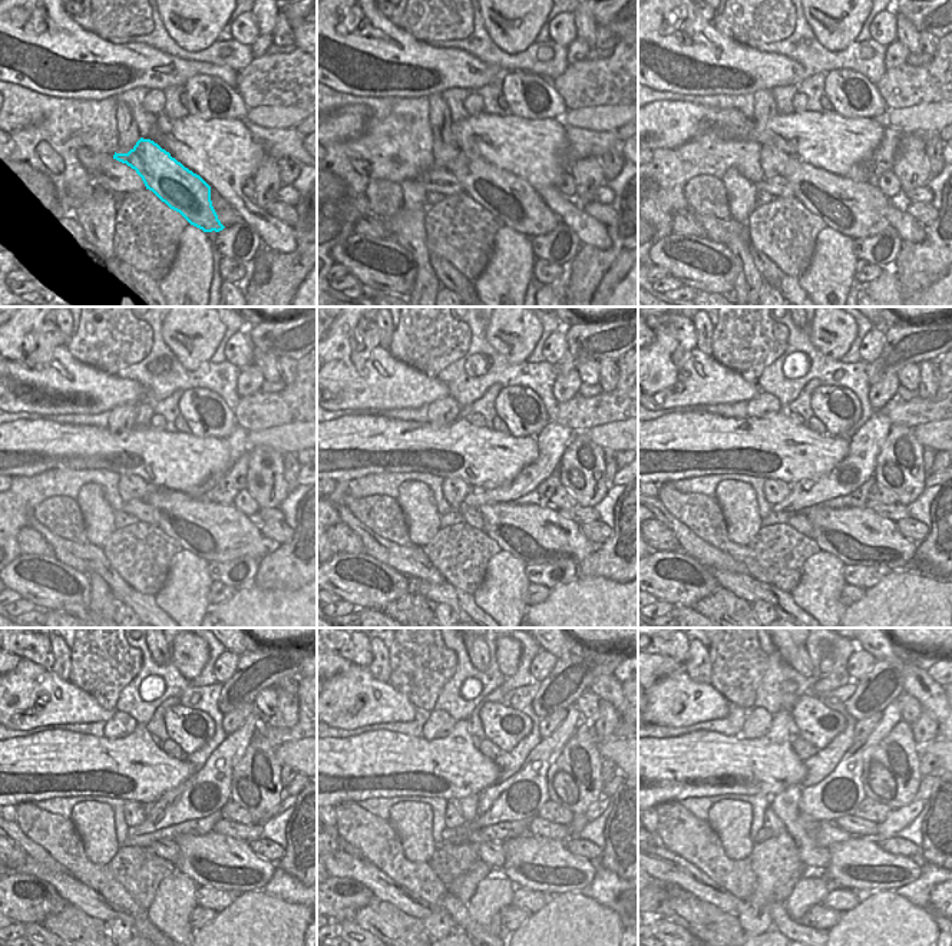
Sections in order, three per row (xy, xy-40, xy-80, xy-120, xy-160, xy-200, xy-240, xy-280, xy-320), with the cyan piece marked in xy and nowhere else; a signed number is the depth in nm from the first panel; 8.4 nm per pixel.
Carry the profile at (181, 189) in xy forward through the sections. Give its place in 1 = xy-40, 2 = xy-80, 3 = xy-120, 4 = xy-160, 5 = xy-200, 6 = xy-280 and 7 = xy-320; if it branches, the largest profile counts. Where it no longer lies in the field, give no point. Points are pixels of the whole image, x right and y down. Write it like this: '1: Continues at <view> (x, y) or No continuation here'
1: Continues at xy-40 (505, 195)
2: Continues at xy-80 (858, 209)
3: Continues at xy-120 (211, 531)
4: Continues at xy-160 (538, 535)
5: Continues at xy-200 (859, 536)
6: Continues at xy-280 (536, 863)
7: Continues at xy-320 (858, 865).

